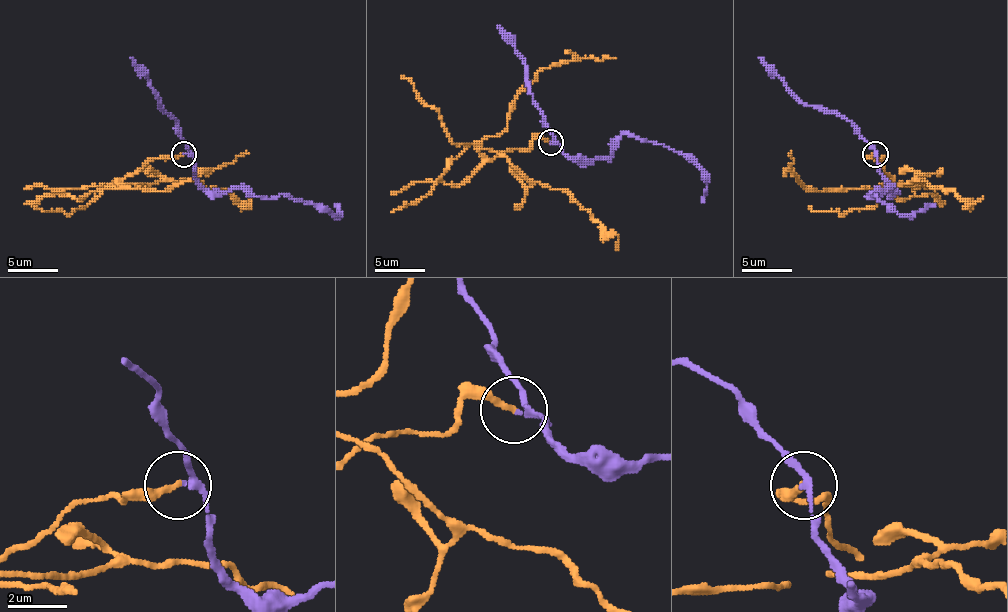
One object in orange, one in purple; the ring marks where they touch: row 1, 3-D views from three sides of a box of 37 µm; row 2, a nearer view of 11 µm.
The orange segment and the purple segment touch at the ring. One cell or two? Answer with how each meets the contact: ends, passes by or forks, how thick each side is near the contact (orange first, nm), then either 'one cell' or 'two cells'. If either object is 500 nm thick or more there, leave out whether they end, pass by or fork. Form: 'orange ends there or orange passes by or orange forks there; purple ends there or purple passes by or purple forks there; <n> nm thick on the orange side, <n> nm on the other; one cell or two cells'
orange ends there; purple passes by; 220 nm thick on the orange side, 160 nm on the other; two cells

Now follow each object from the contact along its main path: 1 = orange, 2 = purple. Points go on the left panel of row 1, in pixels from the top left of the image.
1: (183, 153), (150, 158), (112, 186), (168, 191), (249, 153)
2: (183, 153), (211, 191), (249, 189), (271, 199), (289, 194), (329, 214), (339, 211), (334, 204)

